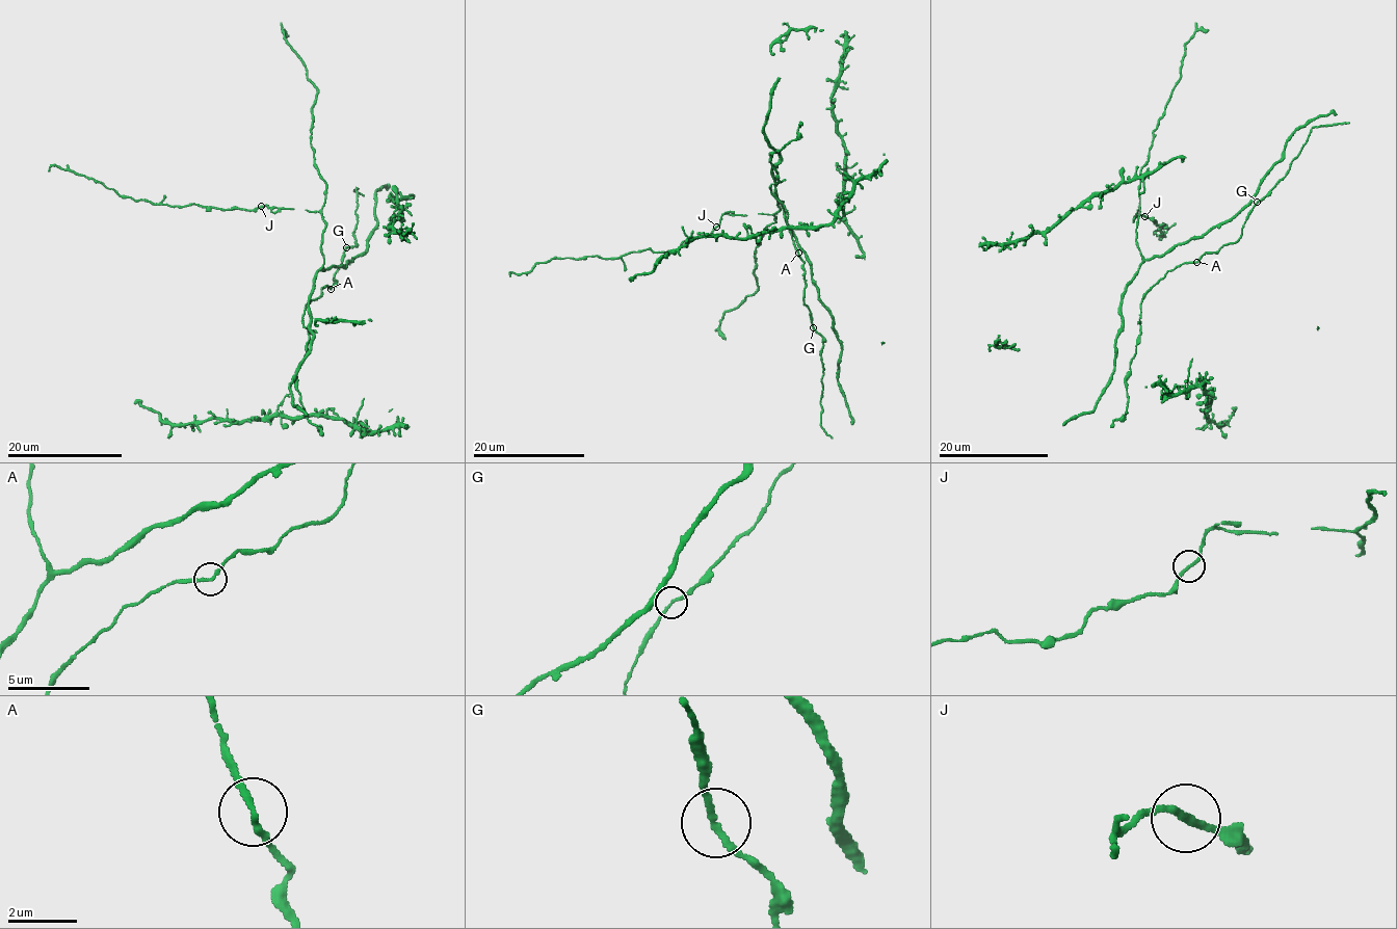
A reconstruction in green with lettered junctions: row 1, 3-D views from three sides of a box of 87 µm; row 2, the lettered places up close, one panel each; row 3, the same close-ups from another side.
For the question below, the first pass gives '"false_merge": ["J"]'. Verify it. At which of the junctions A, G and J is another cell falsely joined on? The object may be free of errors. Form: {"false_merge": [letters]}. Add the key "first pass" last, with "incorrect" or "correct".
{"false_merge": [], "first pass": "incorrect"}

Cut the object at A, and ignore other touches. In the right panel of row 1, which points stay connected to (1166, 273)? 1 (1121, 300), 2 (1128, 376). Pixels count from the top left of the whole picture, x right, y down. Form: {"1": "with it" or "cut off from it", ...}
{"1": "cut off from it", "2": "with it"}

